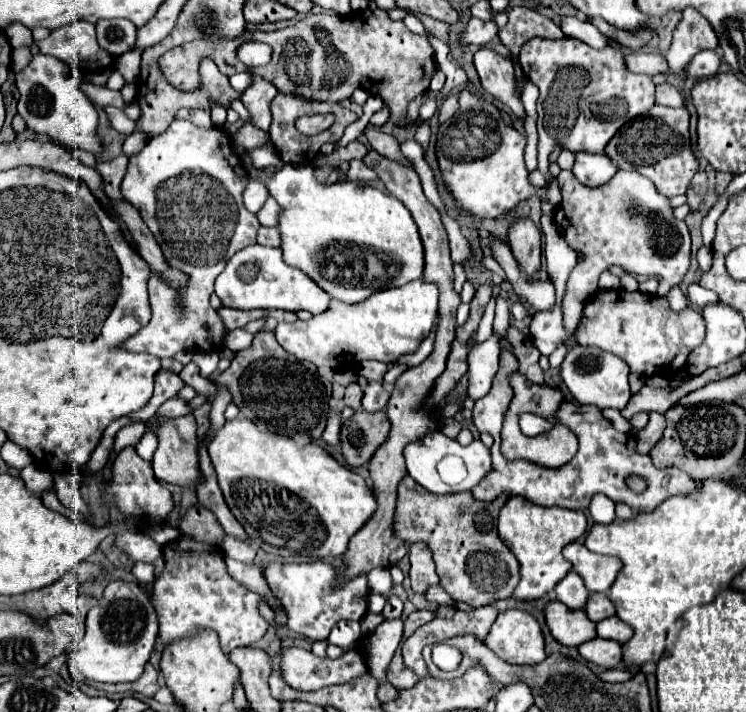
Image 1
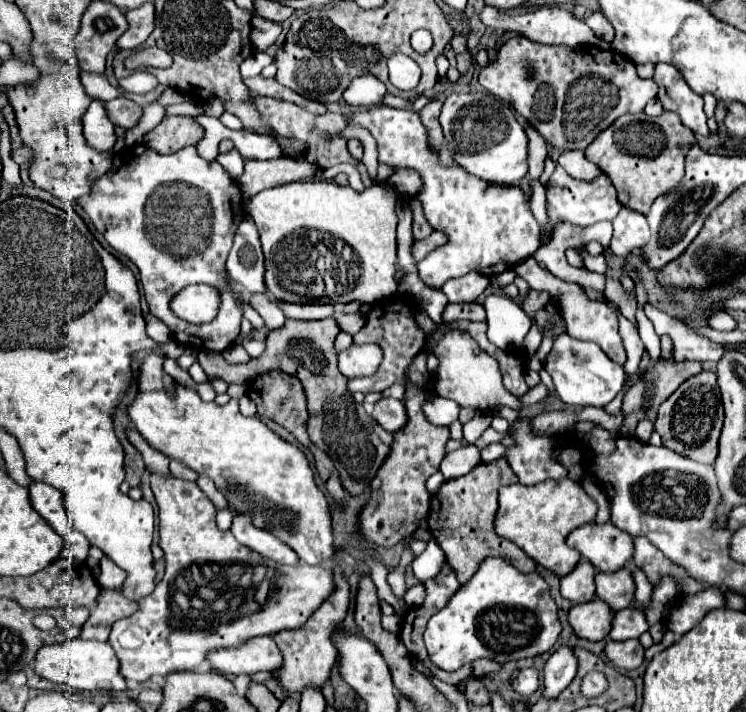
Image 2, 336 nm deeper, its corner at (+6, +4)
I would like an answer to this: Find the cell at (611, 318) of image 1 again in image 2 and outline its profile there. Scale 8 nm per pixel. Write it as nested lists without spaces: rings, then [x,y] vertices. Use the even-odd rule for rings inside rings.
[[[532,257],[524,259],[524,263],[516,263],[514,271],[526,279],[530,283],[532,289],[538,289],[538,291],[548,291],[560,305],[560,311],[566,319],[566,325],[568,325],[568,335],[576,337],[576,339],[582,339],[582,341],[592,341],[596,345],[600,345],[600,349],[616,363],[624,365],[626,361],[626,351],[624,351],[624,345],[622,345],[622,337],[618,333],[618,317],[616,313],[602,301],[590,301],[586,297],[586,293],[582,291],[580,285],[576,283],[566,283],[558,277],[554,277],[550,271],[542,269]]]

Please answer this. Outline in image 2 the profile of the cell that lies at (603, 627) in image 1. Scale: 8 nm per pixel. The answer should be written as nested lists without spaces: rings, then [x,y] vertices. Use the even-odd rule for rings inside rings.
[[[626,607],[622,611],[616,611],[610,639],[614,641],[626,641],[626,639],[638,639],[642,633],[650,629],[646,615],[636,607]]]

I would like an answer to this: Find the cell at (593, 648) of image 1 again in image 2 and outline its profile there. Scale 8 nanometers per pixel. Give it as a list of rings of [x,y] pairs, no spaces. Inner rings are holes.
[[[638,639],[632,641],[608,641],[606,645],[606,657],[618,667],[618,669],[638,669],[644,661],[644,647]]]

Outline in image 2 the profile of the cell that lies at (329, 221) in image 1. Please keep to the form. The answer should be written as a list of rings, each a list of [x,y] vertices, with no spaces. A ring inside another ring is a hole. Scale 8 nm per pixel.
[[[334,181],[314,183],[288,183],[270,187],[246,203],[246,213],[254,219],[262,251],[266,257],[264,283],[266,291],[284,303],[378,303],[396,293],[396,193],[386,183],[374,183],[372,187],[356,193],[350,187],[340,187]]]

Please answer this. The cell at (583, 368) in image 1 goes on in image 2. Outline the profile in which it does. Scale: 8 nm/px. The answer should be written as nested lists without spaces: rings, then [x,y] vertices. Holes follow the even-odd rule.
[[[570,335],[556,337],[552,351],[546,357],[544,369],[550,373],[558,397],[566,405],[576,405],[576,407],[588,407],[588,405],[604,407],[620,393],[622,383],[624,383],[622,365],[608,359],[606,353],[596,343],[580,341]],[[558,351],[562,351],[564,355],[556,355]]]

